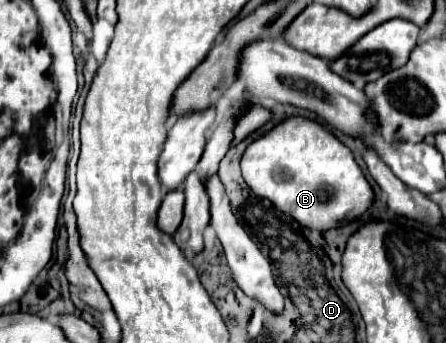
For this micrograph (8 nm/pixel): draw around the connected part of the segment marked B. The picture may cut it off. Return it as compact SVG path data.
M292 116L248 144L242 160L242 178L256 196L268 198L280 212L290 214L310 230L338 228L372 206L374 192L346 148L324 124Z

